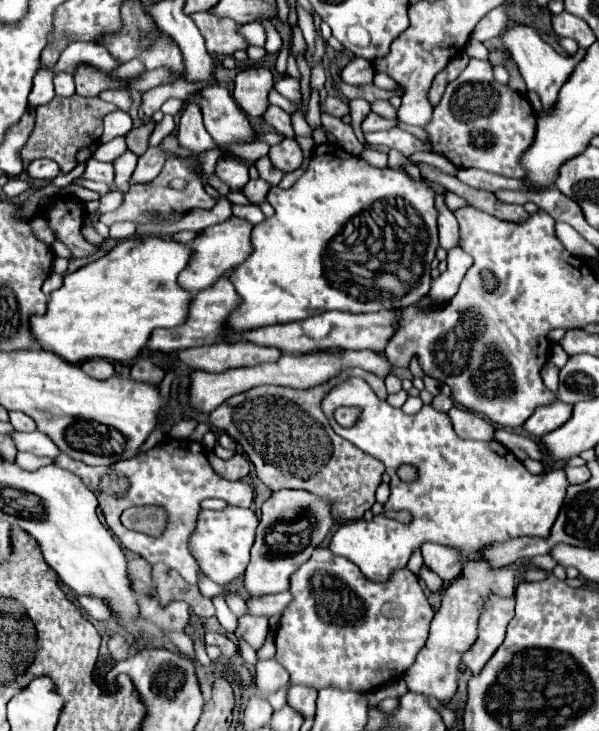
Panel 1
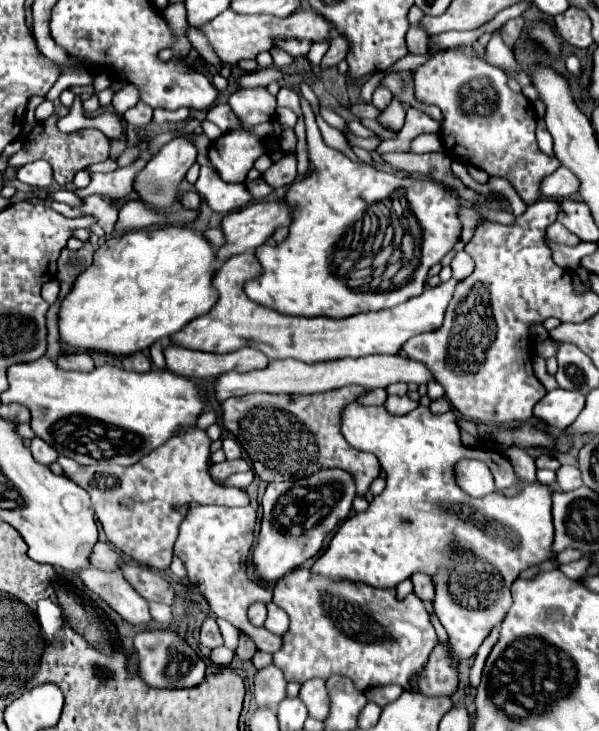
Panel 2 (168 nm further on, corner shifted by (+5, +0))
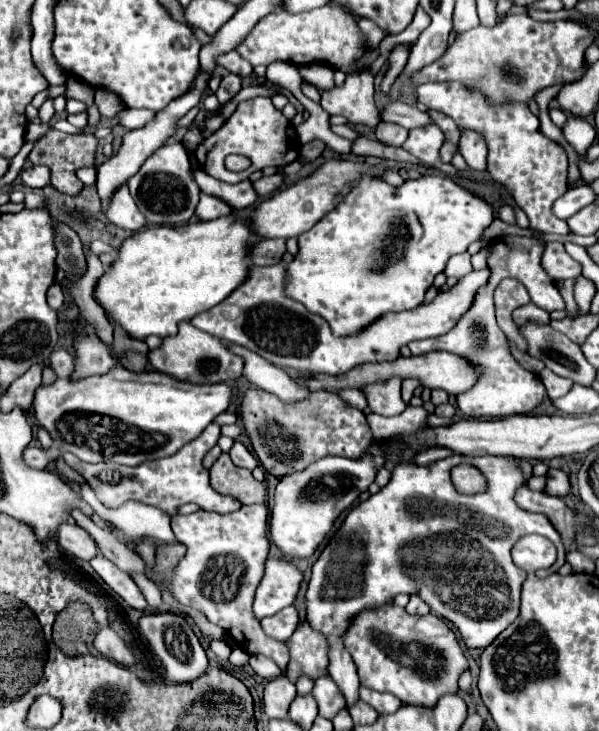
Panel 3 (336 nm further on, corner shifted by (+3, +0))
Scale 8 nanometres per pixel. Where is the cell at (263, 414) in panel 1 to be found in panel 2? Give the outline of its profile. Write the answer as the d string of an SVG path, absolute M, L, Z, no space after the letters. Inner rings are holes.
M345 386L341 390L331 390L325 394L309 394L309 396L289 396L289 394L247 394L241 398L229 398L223 402L223 426L235 434L243 450L253 462L255 474L263 482L283 482L283 480L295 480L295 478L307 478L313 472L321 468L343 468L349 470L355 476L357 482L357 494L365 496L369 490L369 484L379 476L381 464L379 460L369 454L353 448L347 440L343 440L341 434L341 412L343 408L357 400L359 394L363 394L365 388Z

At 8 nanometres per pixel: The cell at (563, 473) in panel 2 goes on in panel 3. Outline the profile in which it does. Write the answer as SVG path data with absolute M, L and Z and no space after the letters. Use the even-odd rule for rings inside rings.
M551 468L547 472L547 488L545 488L547 494L553 494L553 496L565 496L571 492L571 480L569 480L569 474L559 470L559 468Z

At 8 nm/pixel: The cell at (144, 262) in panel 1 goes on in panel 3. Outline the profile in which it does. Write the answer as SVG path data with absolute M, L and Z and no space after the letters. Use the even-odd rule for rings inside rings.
M233 216L209 220L209 222L187 222L177 226L153 226L129 236L119 248L117 258L105 268L95 288L95 300L111 320L117 320L129 336L145 340L147 336L175 336L179 322L191 320L193 316L211 310L223 302L243 280L249 270L247 246L253 242L253 232L247 226L247 218L239 220Z

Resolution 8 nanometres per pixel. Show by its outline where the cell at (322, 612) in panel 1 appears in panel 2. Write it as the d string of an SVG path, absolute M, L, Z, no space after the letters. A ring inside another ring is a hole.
M297 568L275 586L273 602L283 606L291 620L291 628L287 636L283 636L281 650L273 654L273 664L283 670L287 682L303 684L311 678L327 680L333 674L341 674L351 678L359 690L383 684L399 684L403 690L411 690L411 680L423 672L429 654L439 644L423 602L415 594L409 594L405 600L397 600L393 588L379 590L347 580L333 582L323 576L315 576L309 568Z

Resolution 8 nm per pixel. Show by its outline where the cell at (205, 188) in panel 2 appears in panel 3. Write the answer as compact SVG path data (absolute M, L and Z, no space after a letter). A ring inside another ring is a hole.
M201 192L201 200L199 200L197 210L195 210L195 214L201 220L215 220L215 218L221 218L221 216L229 216L231 212L233 212L233 208L227 202L223 202L221 198L217 198L213 194Z

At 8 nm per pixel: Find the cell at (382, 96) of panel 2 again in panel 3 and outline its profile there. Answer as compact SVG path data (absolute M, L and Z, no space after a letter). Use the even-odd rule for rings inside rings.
M397 46L391 56L389 56L389 64L387 64L387 72L383 76L383 82L381 82L381 92L385 96L389 96L391 92L391 86L393 82L399 78L399 74L403 72L405 64L407 64L407 56L409 56L409 50L405 46Z

